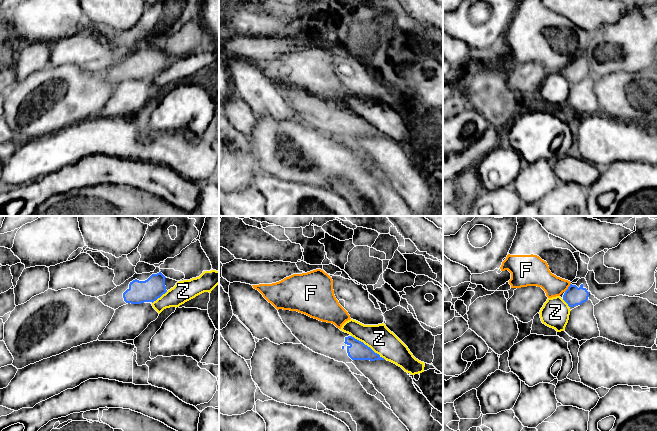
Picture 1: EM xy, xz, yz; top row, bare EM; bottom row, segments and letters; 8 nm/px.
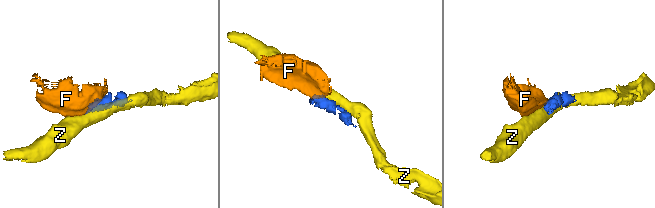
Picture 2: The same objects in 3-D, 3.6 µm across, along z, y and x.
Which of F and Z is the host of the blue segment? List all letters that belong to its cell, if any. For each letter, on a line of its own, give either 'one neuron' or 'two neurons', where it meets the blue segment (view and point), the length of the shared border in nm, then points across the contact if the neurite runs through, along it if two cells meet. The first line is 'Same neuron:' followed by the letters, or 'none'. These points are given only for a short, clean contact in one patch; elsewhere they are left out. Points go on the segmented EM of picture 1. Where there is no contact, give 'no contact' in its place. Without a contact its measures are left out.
Same neuron: none
F: two neurons; meets blue in yz at (568, 287); contact 90 nm long; border along yz (570, 283), (564, 291)
Z: two neurons; meets blue in xz at (367, 346); contact 340 nm long

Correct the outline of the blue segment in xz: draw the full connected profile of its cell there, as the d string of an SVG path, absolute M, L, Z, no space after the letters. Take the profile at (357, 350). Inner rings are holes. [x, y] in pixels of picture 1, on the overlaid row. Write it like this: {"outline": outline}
{"outline": "M279 309L278 313L301 344L315 353L345 364L353 360L385 360L332 323L319 321L297 311Z"}

